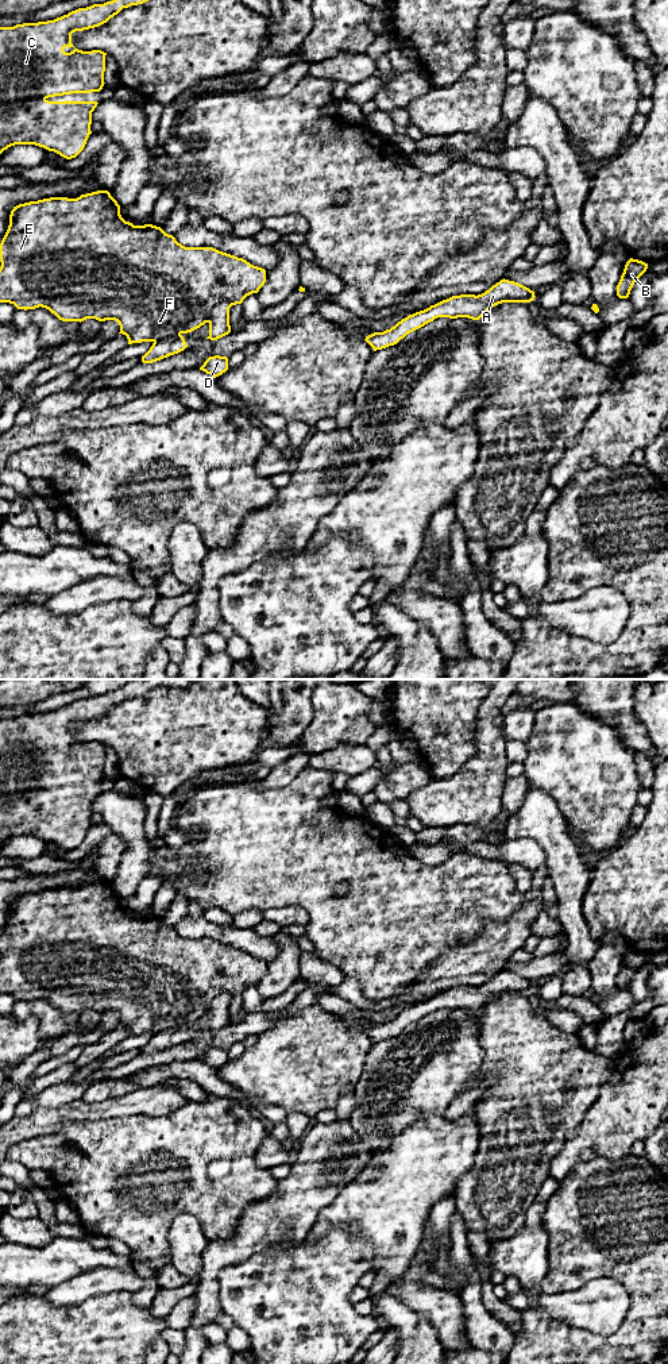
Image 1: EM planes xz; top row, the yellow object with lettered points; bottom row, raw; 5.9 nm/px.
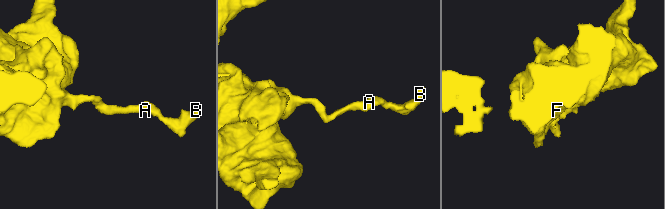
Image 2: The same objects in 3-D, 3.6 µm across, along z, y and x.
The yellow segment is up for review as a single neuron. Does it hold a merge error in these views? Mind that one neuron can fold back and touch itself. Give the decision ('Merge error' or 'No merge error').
Merge error

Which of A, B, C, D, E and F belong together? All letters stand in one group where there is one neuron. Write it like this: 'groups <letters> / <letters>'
groups A B C E F / D

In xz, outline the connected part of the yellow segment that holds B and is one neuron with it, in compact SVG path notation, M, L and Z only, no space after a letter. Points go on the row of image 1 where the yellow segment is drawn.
M630 258L623 269L621 280L617 285L617 296L628 298L634 282L646 271L648 263Z

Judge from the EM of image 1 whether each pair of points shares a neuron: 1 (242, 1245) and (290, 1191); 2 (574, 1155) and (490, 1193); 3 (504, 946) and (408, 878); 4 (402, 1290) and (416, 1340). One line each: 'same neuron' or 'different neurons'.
1: same neuron
2: different neurons
3: different neurons
4: different neurons

